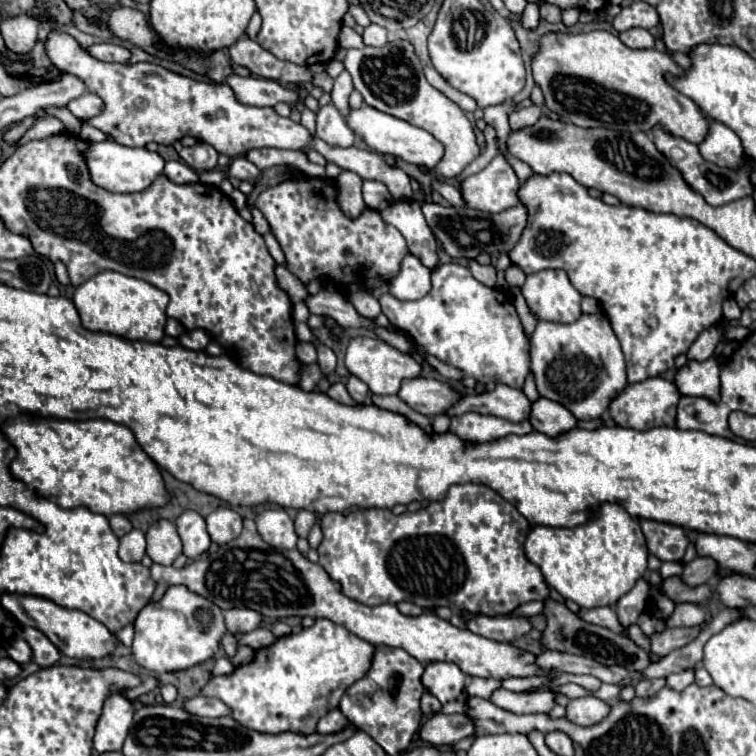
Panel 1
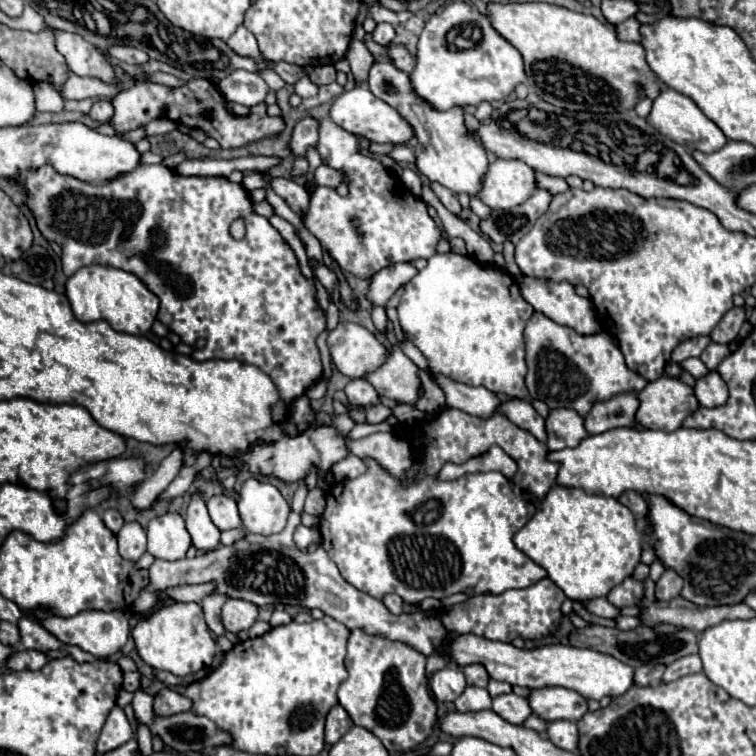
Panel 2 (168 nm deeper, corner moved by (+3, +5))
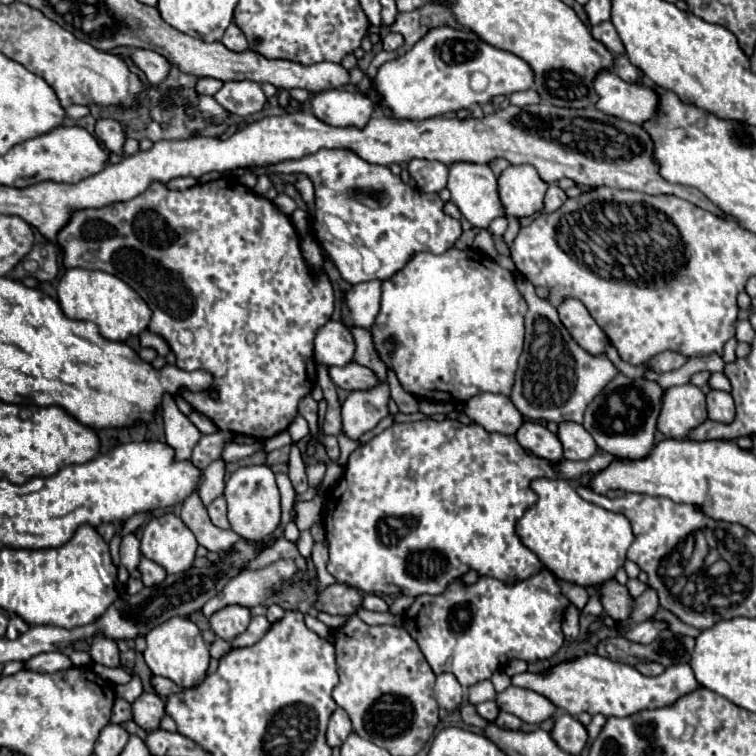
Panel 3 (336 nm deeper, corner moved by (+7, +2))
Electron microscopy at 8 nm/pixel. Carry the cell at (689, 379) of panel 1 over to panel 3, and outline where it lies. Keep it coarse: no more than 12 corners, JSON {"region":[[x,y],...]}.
{"region":[[728,391],[706,393],[708,417],[720,423],[734,419],[734,401]]}

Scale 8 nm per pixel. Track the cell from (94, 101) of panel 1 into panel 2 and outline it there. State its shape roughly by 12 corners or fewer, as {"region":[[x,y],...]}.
{"region":[[94,102],[90,116],[94,122],[106,124],[114,116],[110,102]]}

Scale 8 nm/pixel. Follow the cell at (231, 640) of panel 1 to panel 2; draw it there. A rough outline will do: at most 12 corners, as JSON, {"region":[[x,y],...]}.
{"region":[[210,594],[202,600],[208,628],[220,636],[224,626],[220,608],[226,594]]}

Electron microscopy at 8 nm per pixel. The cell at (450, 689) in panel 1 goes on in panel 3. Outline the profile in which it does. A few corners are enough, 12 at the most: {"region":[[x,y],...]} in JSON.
{"region":[[452,673],[436,677],[434,697],[452,711],[464,701],[466,689]]}

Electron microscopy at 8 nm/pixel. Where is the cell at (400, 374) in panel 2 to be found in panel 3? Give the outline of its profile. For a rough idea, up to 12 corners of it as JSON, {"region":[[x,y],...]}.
{"region":[[358,363],[330,367],[346,391],[374,389],[378,375]]}

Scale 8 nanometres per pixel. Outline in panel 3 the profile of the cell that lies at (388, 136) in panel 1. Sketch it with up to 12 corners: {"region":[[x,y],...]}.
{"region":[[330,89],[312,113],[334,127],[362,129],[376,105],[364,93]]}

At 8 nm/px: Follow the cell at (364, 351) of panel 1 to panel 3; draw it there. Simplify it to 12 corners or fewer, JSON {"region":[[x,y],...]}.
{"region":[[328,321],[314,339],[316,361],[344,367],[356,343],[342,321]]}

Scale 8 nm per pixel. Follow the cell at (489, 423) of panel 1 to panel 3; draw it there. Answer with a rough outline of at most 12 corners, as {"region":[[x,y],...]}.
{"region":[[456,419],[394,423],[328,493],[328,573],[438,595],[542,569],[514,533],[550,463]]}

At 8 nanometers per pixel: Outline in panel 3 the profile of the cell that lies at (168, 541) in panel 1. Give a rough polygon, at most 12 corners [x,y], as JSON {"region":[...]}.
{"region":[[174,513],[152,517],[140,551],[166,573],[186,571],[196,537]]}

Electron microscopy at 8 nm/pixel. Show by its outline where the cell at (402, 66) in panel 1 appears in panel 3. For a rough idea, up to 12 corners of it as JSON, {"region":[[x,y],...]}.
{"region":[[448,165],[452,201],[472,225],[504,215],[490,165]]}

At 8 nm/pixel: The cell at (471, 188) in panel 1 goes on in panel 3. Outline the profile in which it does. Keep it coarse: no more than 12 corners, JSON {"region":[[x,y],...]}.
{"region":[[532,165],[498,177],[506,217],[540,211],[546,183]]}

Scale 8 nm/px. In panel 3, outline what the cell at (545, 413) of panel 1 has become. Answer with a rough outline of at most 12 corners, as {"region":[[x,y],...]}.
{"region":[[574,421],[558,425],[564,457],[590,459],[598,451],[590,433]]}

